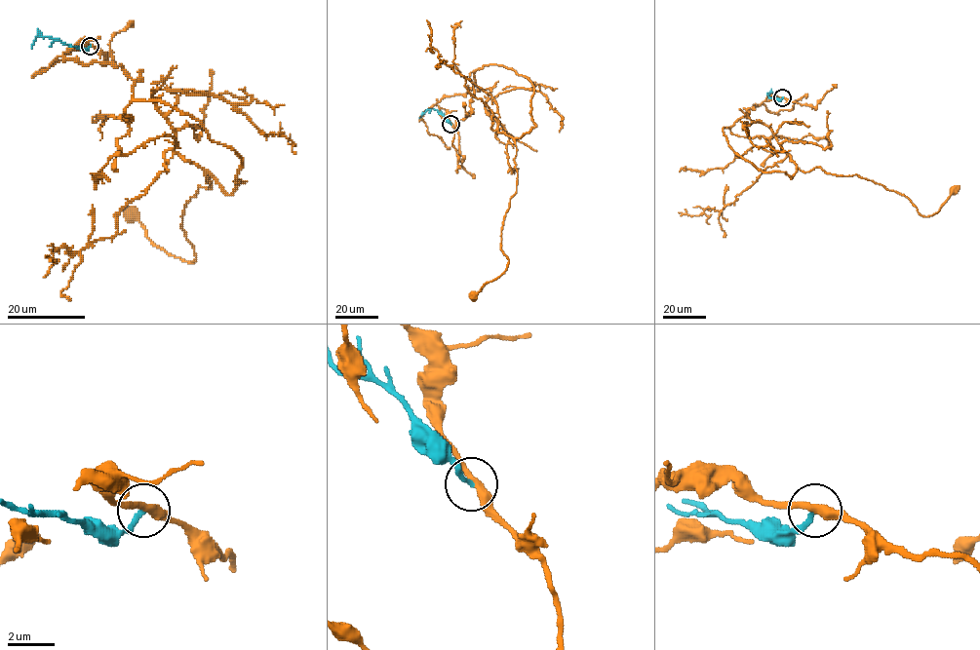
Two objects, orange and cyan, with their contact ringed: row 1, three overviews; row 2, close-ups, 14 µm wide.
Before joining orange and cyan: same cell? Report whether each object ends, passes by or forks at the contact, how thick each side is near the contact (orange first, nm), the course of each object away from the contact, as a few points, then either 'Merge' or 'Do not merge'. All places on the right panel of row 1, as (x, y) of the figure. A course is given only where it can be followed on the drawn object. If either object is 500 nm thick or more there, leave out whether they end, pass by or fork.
At the ring orange passes by. At the ring cyan ends. Thickness 320 nm (orange) against 240 nm. Course of orange: (782, 97), (768, 95), (724, 128), (732, 149), (764, 172), (856, 174), (904, 195), (926, 216), (954, 190). Course of cyan: (782, 97), (776, 99), (766, 94), (772, 93), (775, 98). Do not merge

